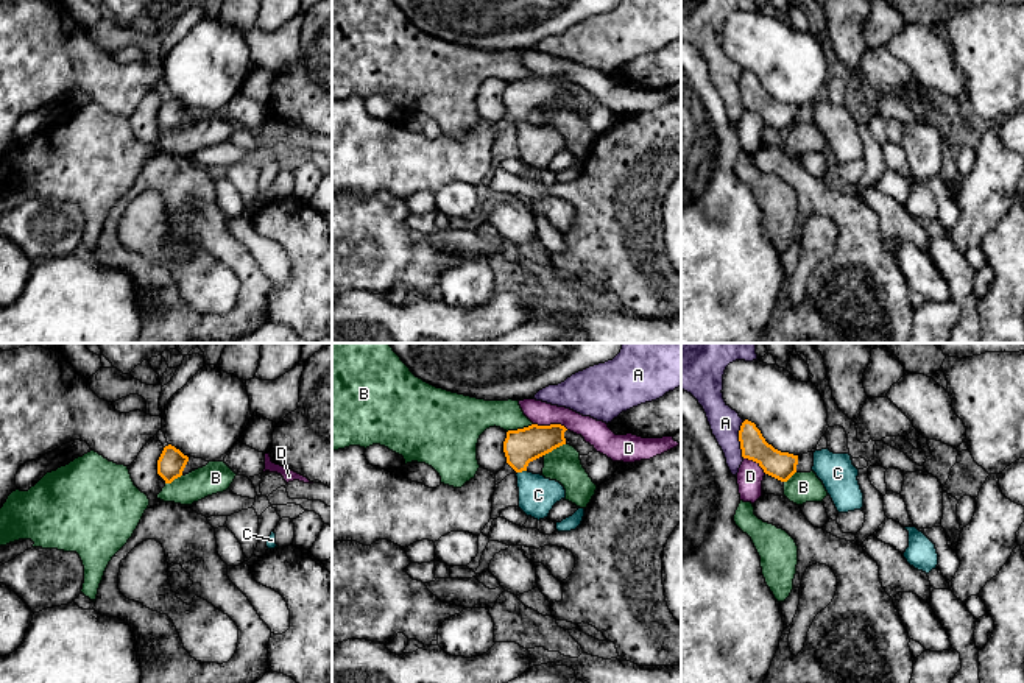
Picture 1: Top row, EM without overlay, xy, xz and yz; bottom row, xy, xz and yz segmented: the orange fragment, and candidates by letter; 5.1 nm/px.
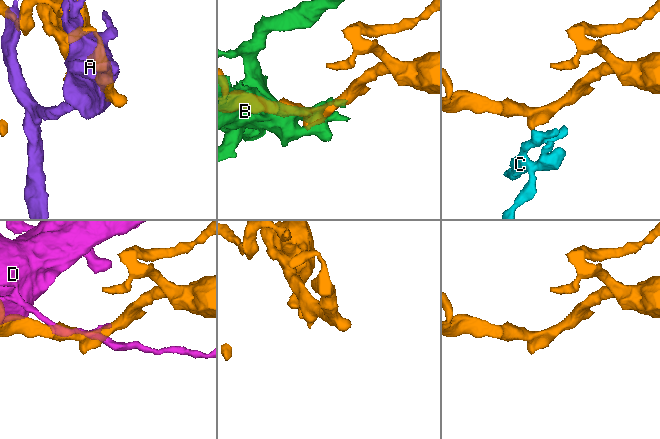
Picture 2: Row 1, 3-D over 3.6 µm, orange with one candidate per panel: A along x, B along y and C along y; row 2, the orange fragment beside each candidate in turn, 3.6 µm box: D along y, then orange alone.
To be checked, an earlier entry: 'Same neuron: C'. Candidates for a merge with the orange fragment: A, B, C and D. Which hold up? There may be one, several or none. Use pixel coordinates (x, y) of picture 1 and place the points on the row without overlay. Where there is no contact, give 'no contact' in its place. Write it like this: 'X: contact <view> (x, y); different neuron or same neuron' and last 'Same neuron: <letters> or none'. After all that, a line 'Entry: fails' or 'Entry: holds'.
A: contact yz (739, 91); different neuron
B: contact xz (519, 80); different neuron
C: contact xz (521, 122); same neuron
D: contact xz (550, 75); different neuron
Same neuron: C
Entry: holds

